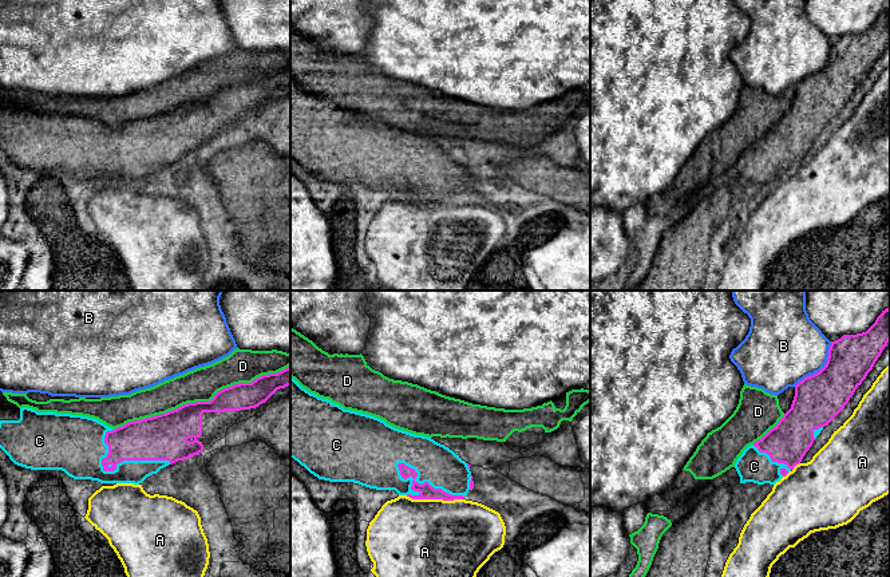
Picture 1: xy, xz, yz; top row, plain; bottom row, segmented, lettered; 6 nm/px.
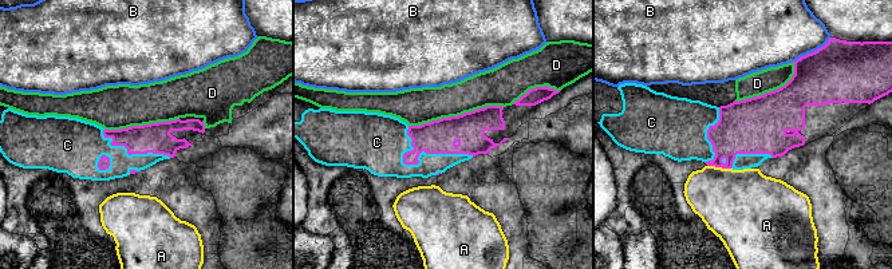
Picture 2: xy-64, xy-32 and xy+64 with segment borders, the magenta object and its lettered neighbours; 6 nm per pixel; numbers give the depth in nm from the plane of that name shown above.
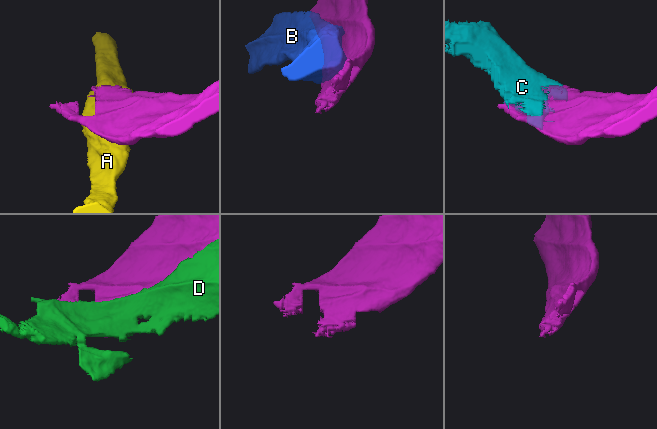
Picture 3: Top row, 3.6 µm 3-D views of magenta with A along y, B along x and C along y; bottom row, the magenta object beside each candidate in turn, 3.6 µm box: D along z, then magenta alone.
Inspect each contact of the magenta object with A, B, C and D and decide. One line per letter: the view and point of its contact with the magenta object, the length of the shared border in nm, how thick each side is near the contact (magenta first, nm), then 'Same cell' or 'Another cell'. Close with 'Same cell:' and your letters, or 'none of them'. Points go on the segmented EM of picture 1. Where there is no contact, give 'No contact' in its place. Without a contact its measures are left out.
A: Touches magenta at xz (434, 498). Shared border 340 nm. Thickness 90 nm (magenta) against 460 nm. Another cell
B: Touches magenta at yz (822, 368). Shared border 360 nm. Thickness 300 nm (magenta) against 420 nm. Another cell
C: Touches magenta at xz (427, 482). Shared border 460 nm. Thickness 90 nm (magenta) against 240 nm. Same cell
D: Touches magenta at xy (202, 402). Shared border 1100 nm. Thickness 220 nm (magenta) against 200 nm. Another cell
Same cell: C

